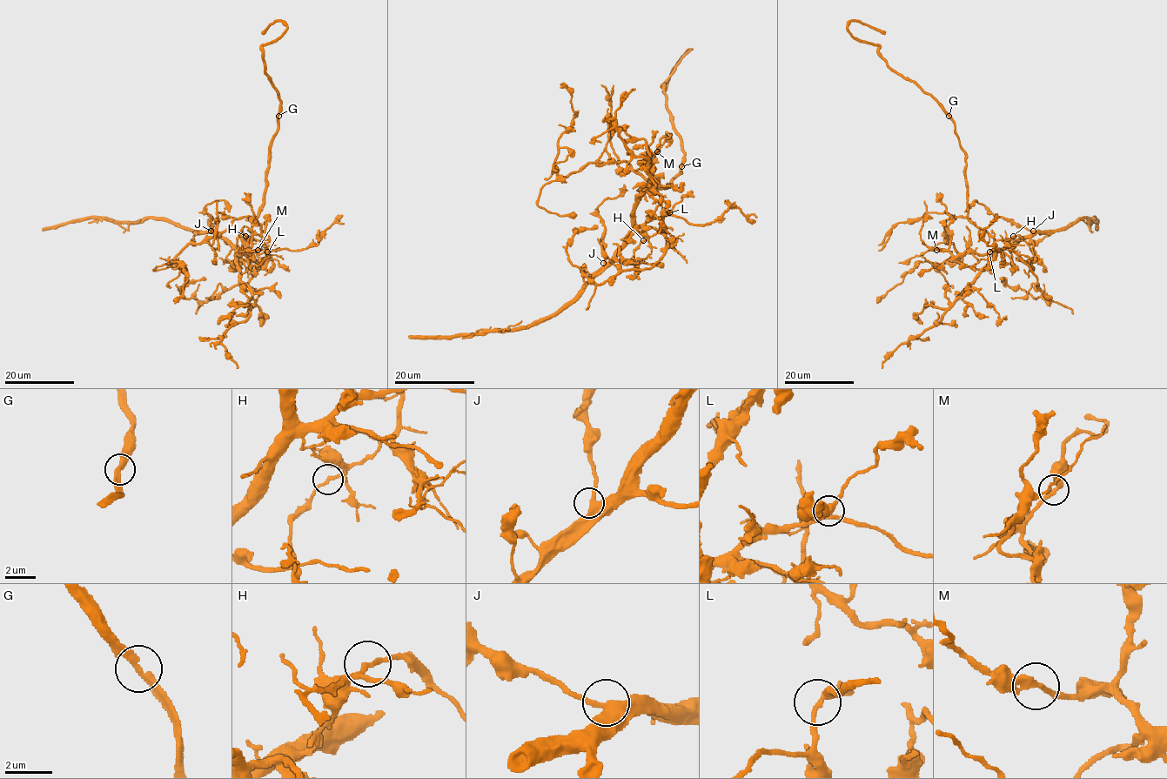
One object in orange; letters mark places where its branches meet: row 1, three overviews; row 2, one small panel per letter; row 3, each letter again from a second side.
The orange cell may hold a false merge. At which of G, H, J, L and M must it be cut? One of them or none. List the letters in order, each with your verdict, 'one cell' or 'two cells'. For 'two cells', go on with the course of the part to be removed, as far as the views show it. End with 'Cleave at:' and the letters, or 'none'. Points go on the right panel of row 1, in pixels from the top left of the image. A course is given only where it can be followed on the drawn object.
G: one cell
H: two cells | (1013, 236), (994, 238), (967, 217), (965, 151), (952, 118), (847, 26), (859, 21), (885, 32)
J: one cell
L: one cell
M: one cell
Cleave at: H

